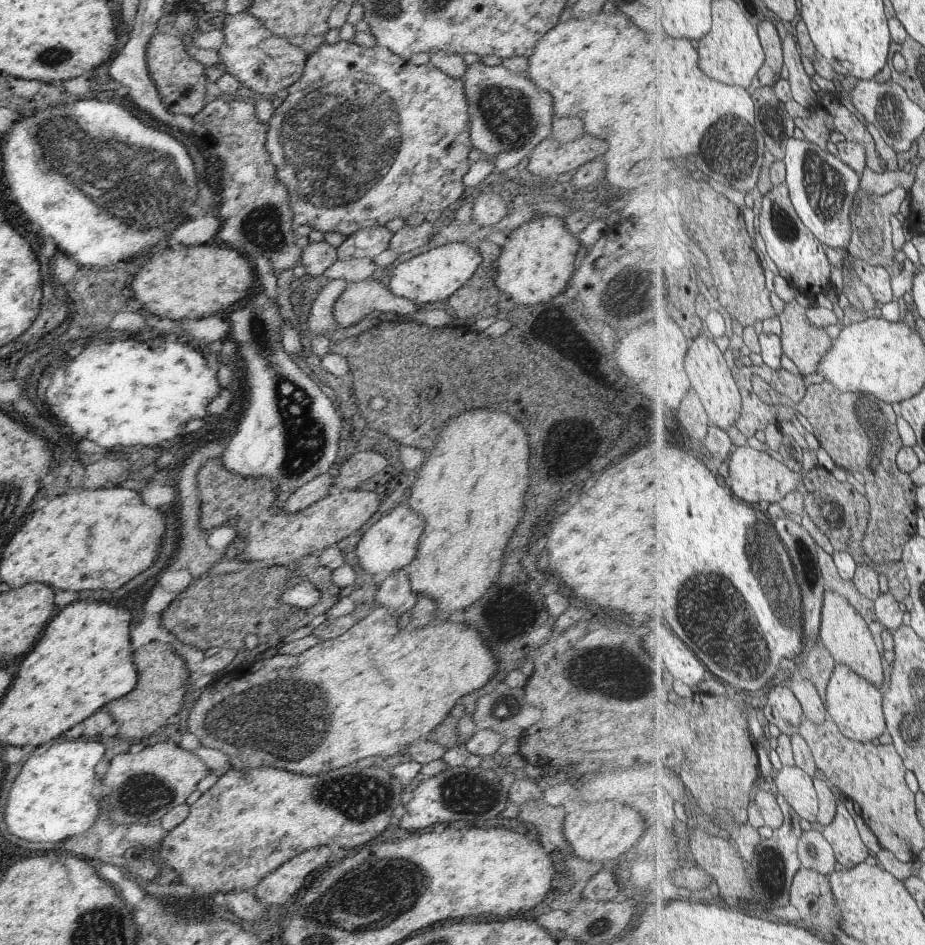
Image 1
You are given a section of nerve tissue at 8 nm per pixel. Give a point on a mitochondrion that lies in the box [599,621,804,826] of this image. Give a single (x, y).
(630, 674)

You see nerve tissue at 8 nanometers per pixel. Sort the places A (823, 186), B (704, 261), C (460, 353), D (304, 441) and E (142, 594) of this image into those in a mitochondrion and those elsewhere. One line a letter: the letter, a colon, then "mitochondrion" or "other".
A: mitochondrion
B: other
C: mitochondrion
D: mitochondrion
E: other

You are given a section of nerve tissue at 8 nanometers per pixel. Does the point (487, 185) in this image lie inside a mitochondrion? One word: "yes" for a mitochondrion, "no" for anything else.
no

